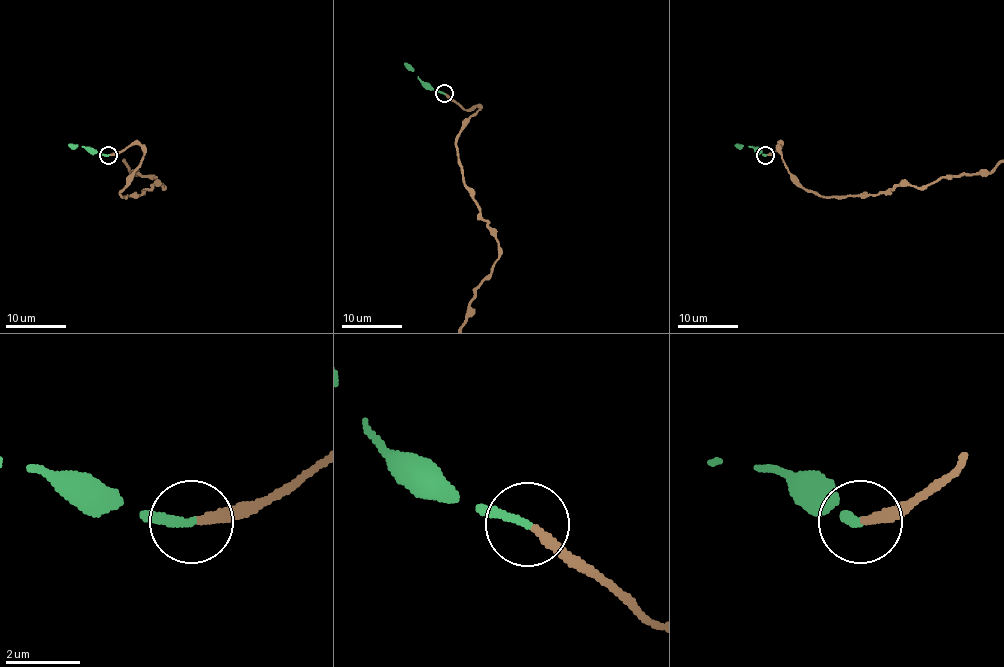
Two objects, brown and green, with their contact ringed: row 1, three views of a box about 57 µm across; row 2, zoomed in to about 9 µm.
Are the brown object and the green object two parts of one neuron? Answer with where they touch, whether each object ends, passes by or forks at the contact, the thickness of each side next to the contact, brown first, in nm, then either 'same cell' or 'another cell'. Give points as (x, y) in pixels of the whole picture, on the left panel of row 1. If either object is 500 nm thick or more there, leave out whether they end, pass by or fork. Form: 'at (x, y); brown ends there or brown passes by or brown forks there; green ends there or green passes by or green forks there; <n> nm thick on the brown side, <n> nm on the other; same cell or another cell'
at (108, 155); brown ends there; green ends there; 240 nm thick on the brown side, 240 nm on the other; same cell

